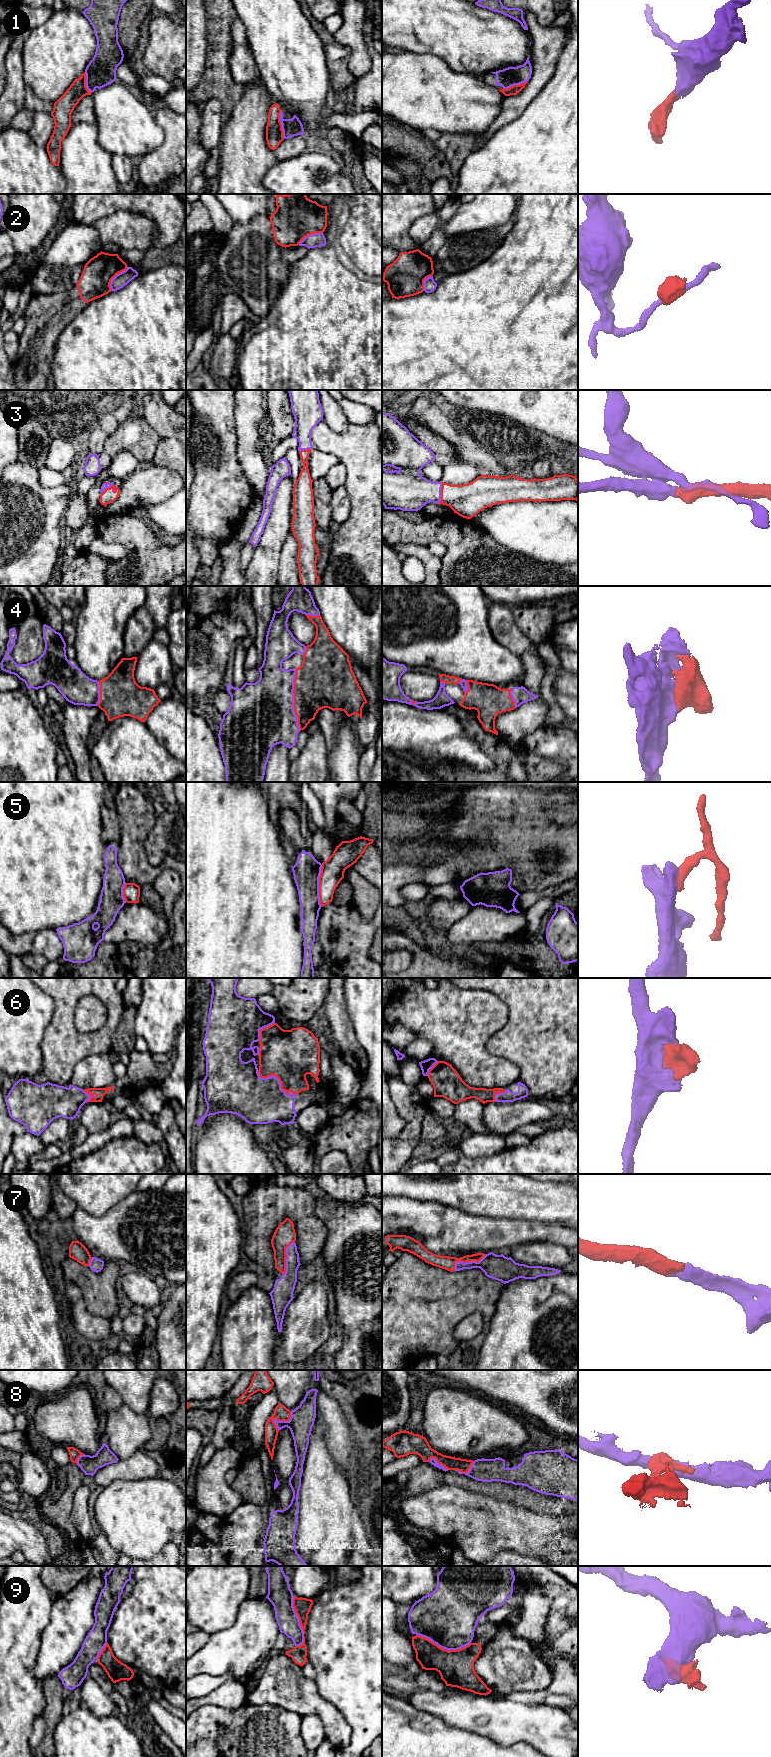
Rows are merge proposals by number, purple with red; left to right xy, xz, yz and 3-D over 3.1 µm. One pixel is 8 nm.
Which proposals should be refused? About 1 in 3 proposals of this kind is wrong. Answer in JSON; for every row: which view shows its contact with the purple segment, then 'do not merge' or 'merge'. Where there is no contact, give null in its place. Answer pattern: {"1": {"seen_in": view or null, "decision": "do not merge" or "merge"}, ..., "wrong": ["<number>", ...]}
{"1": {"seen_in": "xz", "decision": "merge"}, "2": {"seen_in": "xy", "decision": "do not merge"}, "3": {"seen_in": "yz", "decision": "merge"}, "4": {"seen_in": "xz", "decision": "merge"}, "5": {"seen_in": "xz", "decision": "do not merge"}, "6": {"seen_in": "xz", "decision": "merge"}, "7": {"seen_in": "yz", "decision": "merge"}, "8": {"seen_in": "xz", "decision": "merge"}, "9": {"seen_in": "yz", "decision": "do not merge"}, "wrong": ["2", "5", "9"]}

